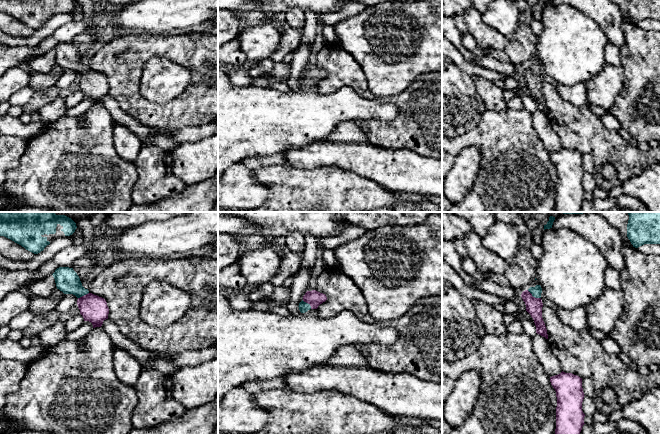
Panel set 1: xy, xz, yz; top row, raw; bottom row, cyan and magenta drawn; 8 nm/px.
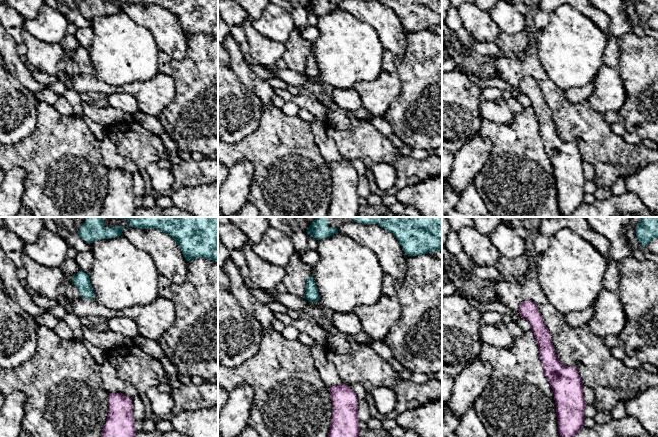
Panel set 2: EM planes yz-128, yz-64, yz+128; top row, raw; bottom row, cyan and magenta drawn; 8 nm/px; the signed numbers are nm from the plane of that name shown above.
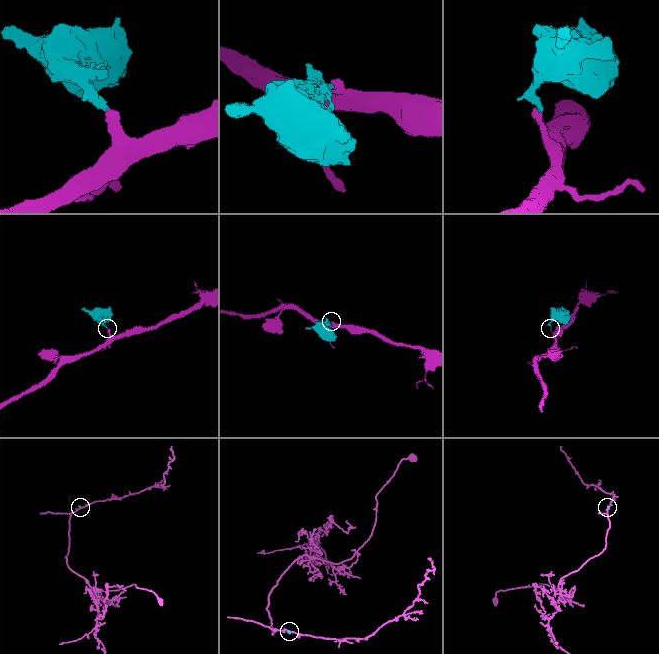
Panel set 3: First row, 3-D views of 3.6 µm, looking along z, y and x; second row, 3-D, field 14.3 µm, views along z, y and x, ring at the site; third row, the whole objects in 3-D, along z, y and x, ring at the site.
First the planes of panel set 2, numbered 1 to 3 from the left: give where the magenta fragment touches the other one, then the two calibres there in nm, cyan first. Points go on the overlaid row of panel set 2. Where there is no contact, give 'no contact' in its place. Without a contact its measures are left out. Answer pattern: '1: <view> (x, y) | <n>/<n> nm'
1: no contact
2: no contact
3: no contact

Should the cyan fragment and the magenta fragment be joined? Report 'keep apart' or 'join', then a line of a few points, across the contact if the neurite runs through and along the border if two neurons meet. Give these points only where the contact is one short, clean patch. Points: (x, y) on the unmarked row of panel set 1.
join; line yz (536, 67), (534, 72), (534, 81)

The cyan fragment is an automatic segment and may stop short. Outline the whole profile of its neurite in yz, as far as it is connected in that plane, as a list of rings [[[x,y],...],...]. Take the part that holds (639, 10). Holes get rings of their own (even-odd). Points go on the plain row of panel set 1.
[[[627,0],[627,13],[635,24],[660,20],[660,0]]]

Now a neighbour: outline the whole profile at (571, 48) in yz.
[[[567,4],[545,5],[542,9],[544,29],[538,36],[536,55],[544,71],[554,82],[573,86],[593,78],[605,66],[608,39],[600,26],[578,9]]]

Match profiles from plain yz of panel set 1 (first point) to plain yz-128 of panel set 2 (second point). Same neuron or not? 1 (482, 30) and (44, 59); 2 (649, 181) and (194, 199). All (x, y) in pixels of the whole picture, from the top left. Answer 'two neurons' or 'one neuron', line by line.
1: one neuron
2: one neuron

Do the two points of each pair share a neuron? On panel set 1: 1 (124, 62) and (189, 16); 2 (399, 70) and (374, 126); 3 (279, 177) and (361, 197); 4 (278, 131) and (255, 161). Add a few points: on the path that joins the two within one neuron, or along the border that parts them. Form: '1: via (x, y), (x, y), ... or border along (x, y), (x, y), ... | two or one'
1: border along (139, 33), (154, 35), (180, 34) | two
2: border along (409, 86), (389, 97) | two
3: via (299, 190), (306, 197), (341, 197) | one
4: border along (281, 153), (248, 155), (239, 161) | two

